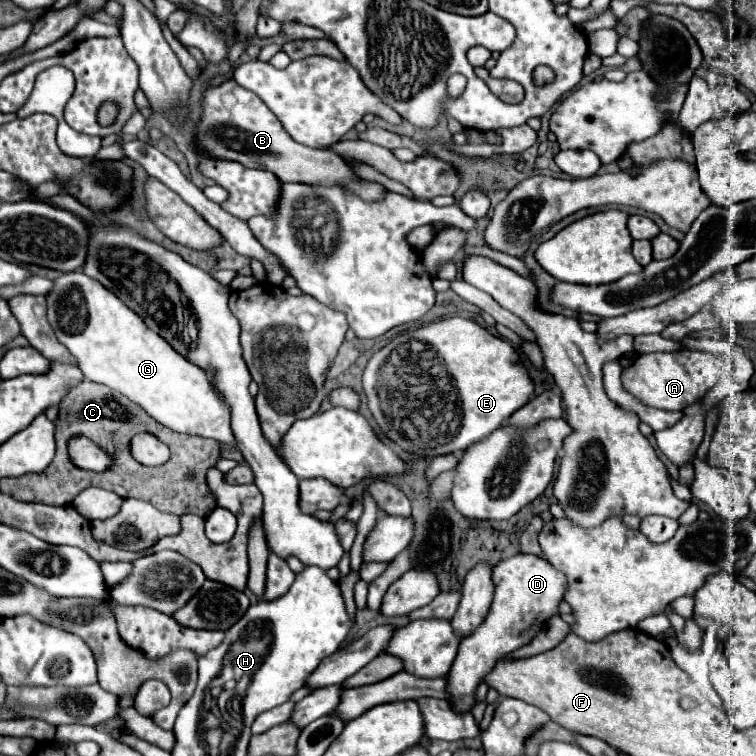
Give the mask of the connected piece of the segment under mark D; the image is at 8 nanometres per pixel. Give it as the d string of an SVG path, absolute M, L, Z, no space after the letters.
M518 553L508 559L502 559L492 573L496 593L488 615L482 625L468 637L462 639L458 657L448 673L448 691L454 701L452 707L460 709L460 713L470 711L474 705L474 693L480 685L482 677L492 671L498 659L516 651L520 645L526 645L534 639L534 635L544 627L544 623L558 615L558 605L564 599L566 577L564 573L552 569L544 557Z

